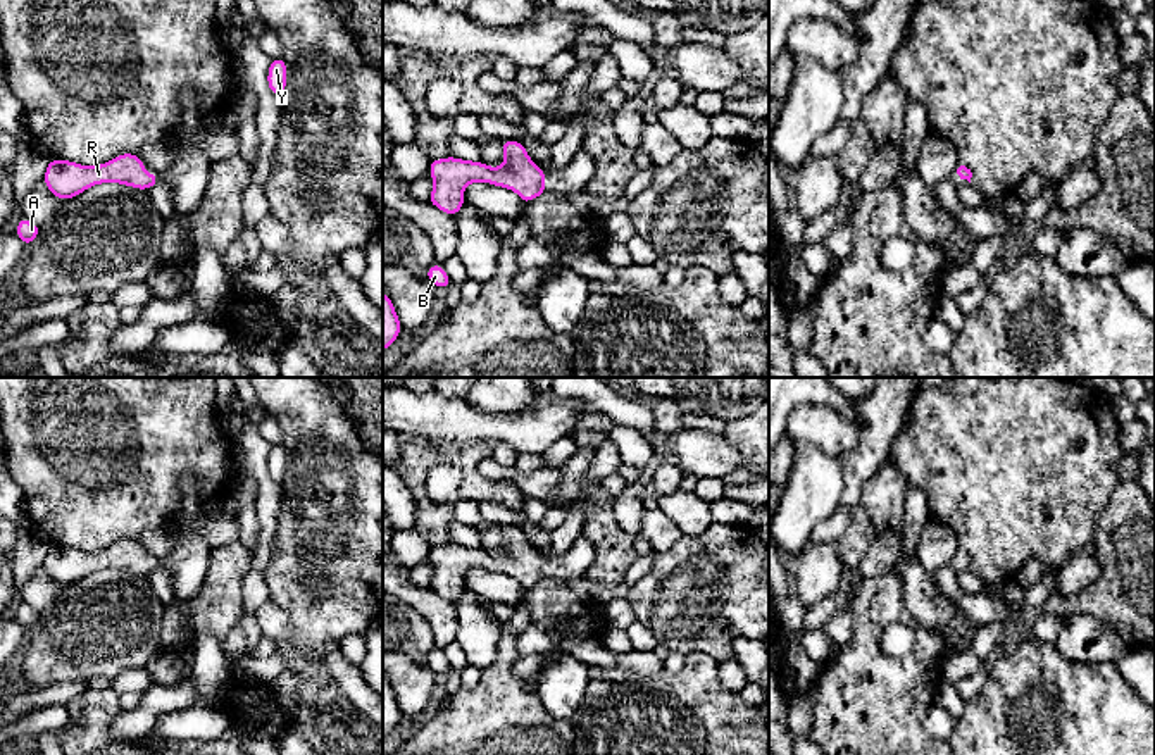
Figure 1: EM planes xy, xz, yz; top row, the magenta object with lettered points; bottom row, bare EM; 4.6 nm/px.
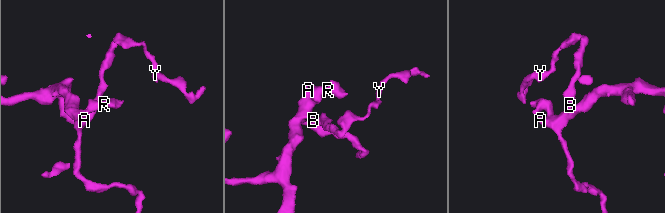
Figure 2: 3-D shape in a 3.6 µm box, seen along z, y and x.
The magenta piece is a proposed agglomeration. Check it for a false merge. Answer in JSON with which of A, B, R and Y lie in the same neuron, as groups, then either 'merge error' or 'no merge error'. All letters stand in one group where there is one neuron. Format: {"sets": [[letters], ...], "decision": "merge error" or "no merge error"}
{"sets": [["A", "B", "R", "Y"]], "decision": "no merge error"}

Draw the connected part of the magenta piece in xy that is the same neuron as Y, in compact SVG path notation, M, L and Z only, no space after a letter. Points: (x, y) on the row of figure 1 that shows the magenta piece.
M274 57L269 66L267 84L269 84L269 90L278 98L283 98L283 93L286 90L286 76L288 76L288 69L284 60L279 57Z

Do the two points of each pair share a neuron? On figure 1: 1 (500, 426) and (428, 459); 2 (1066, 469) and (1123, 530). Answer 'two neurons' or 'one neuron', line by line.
1: two neurons
2: two neurons

